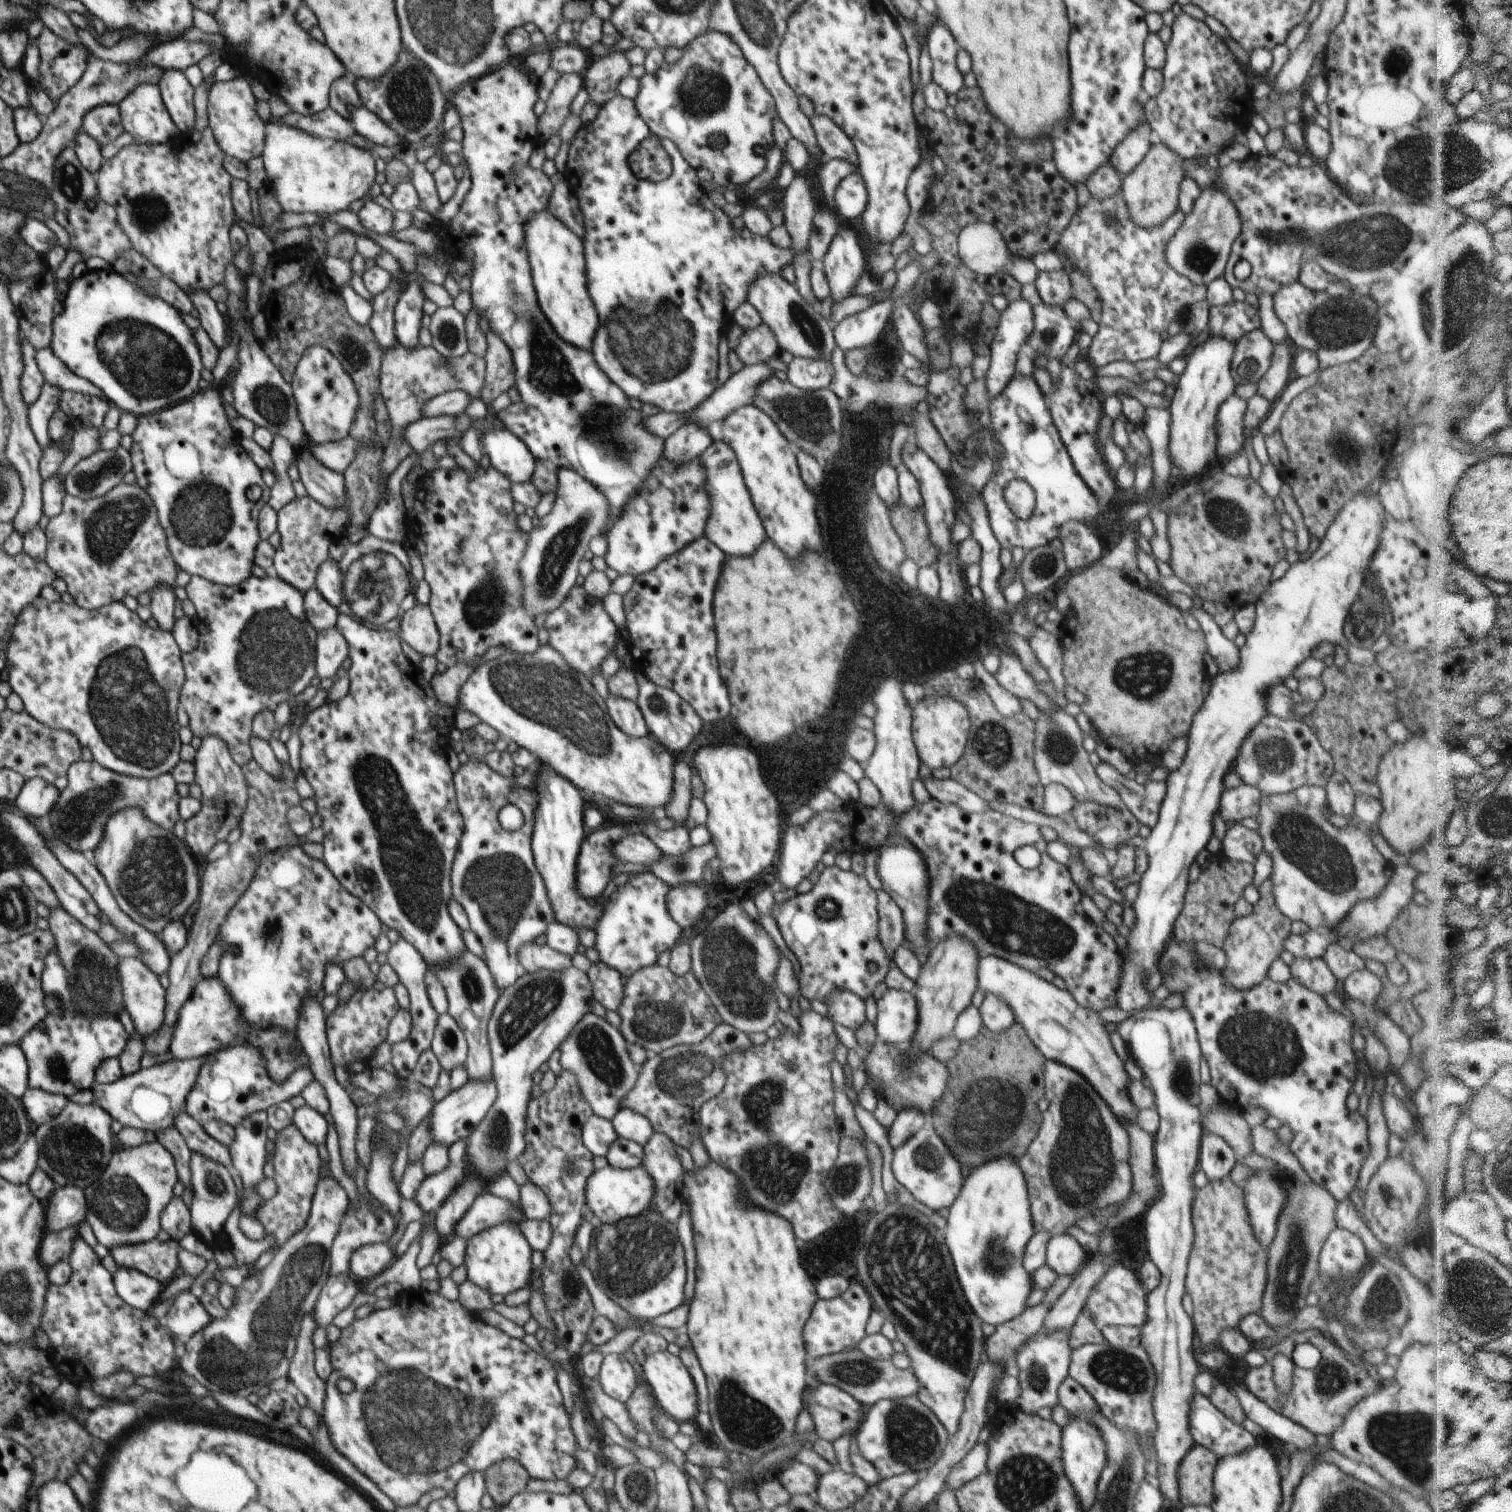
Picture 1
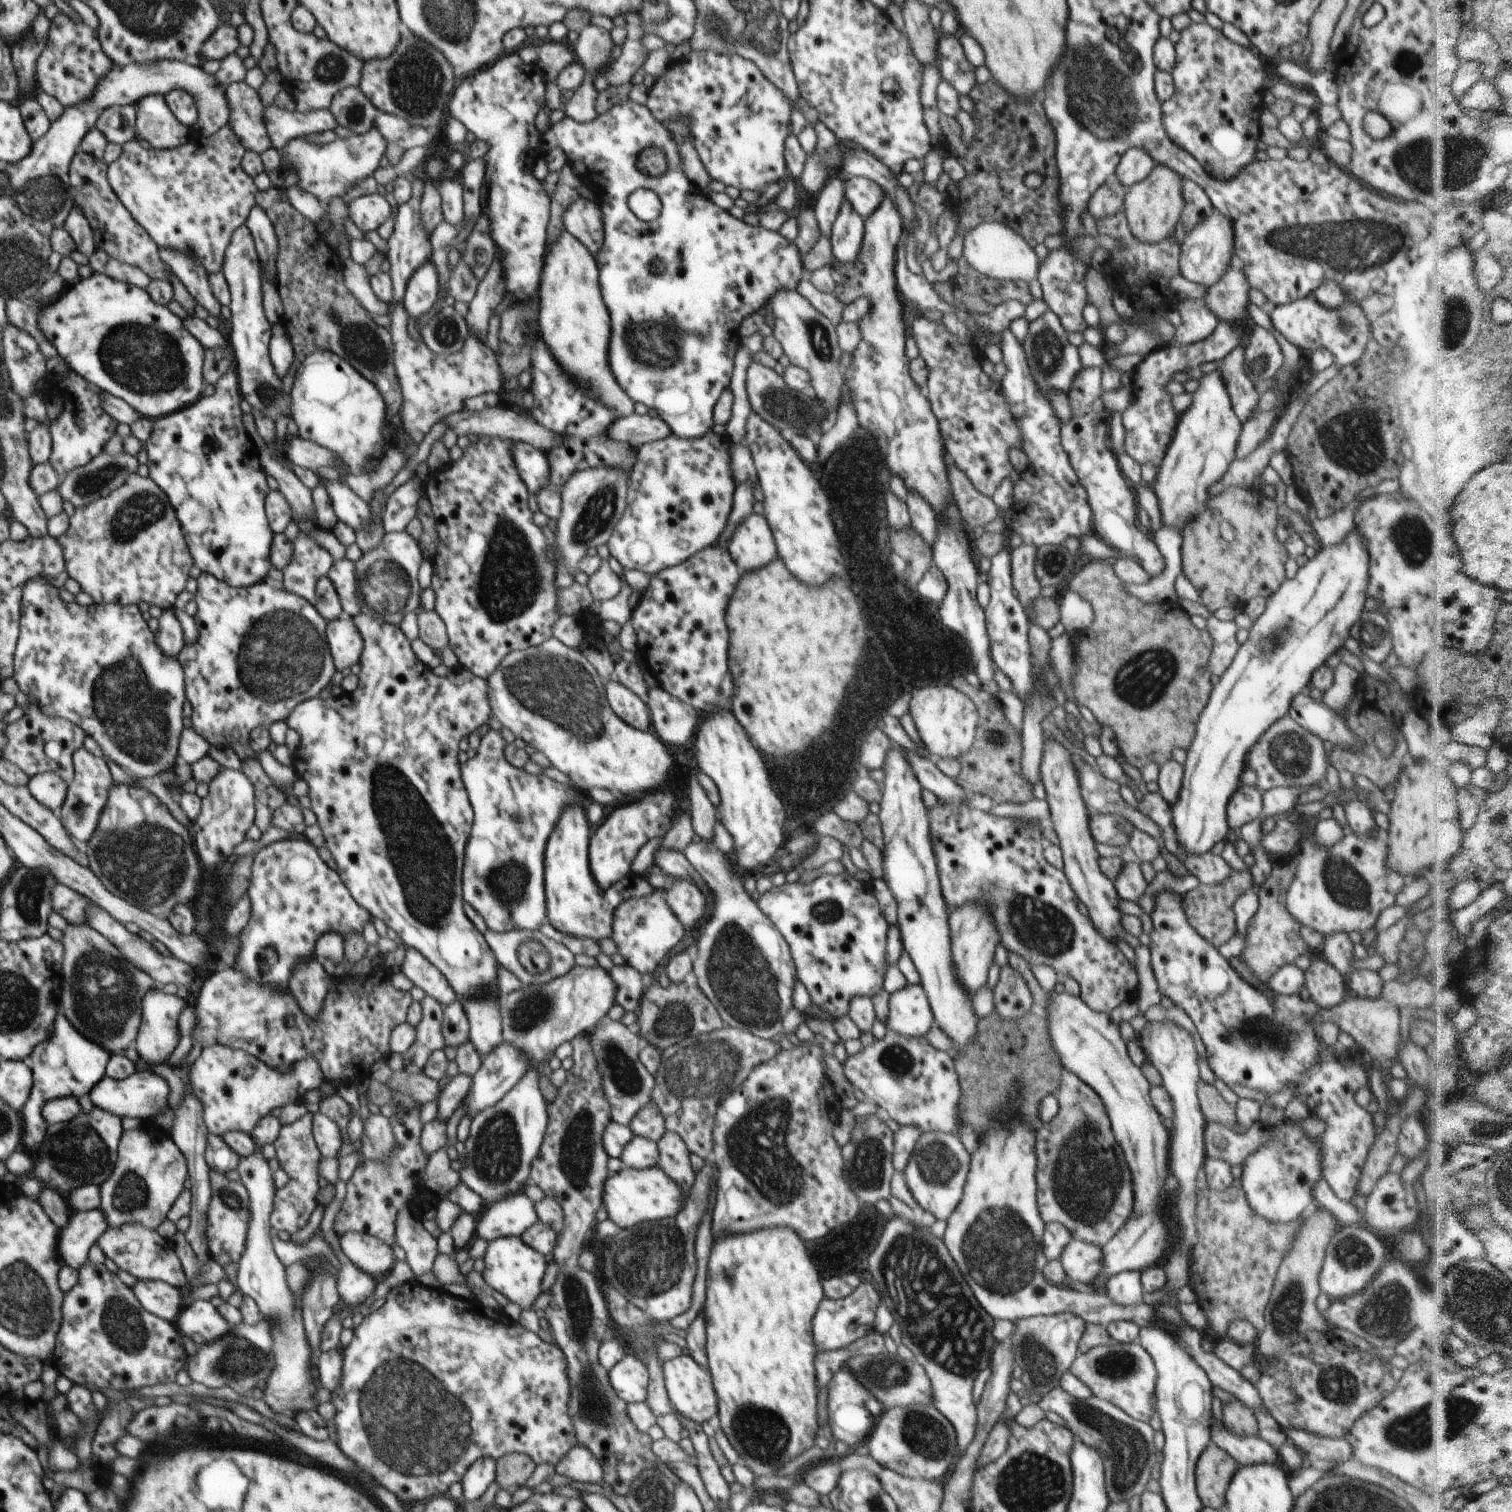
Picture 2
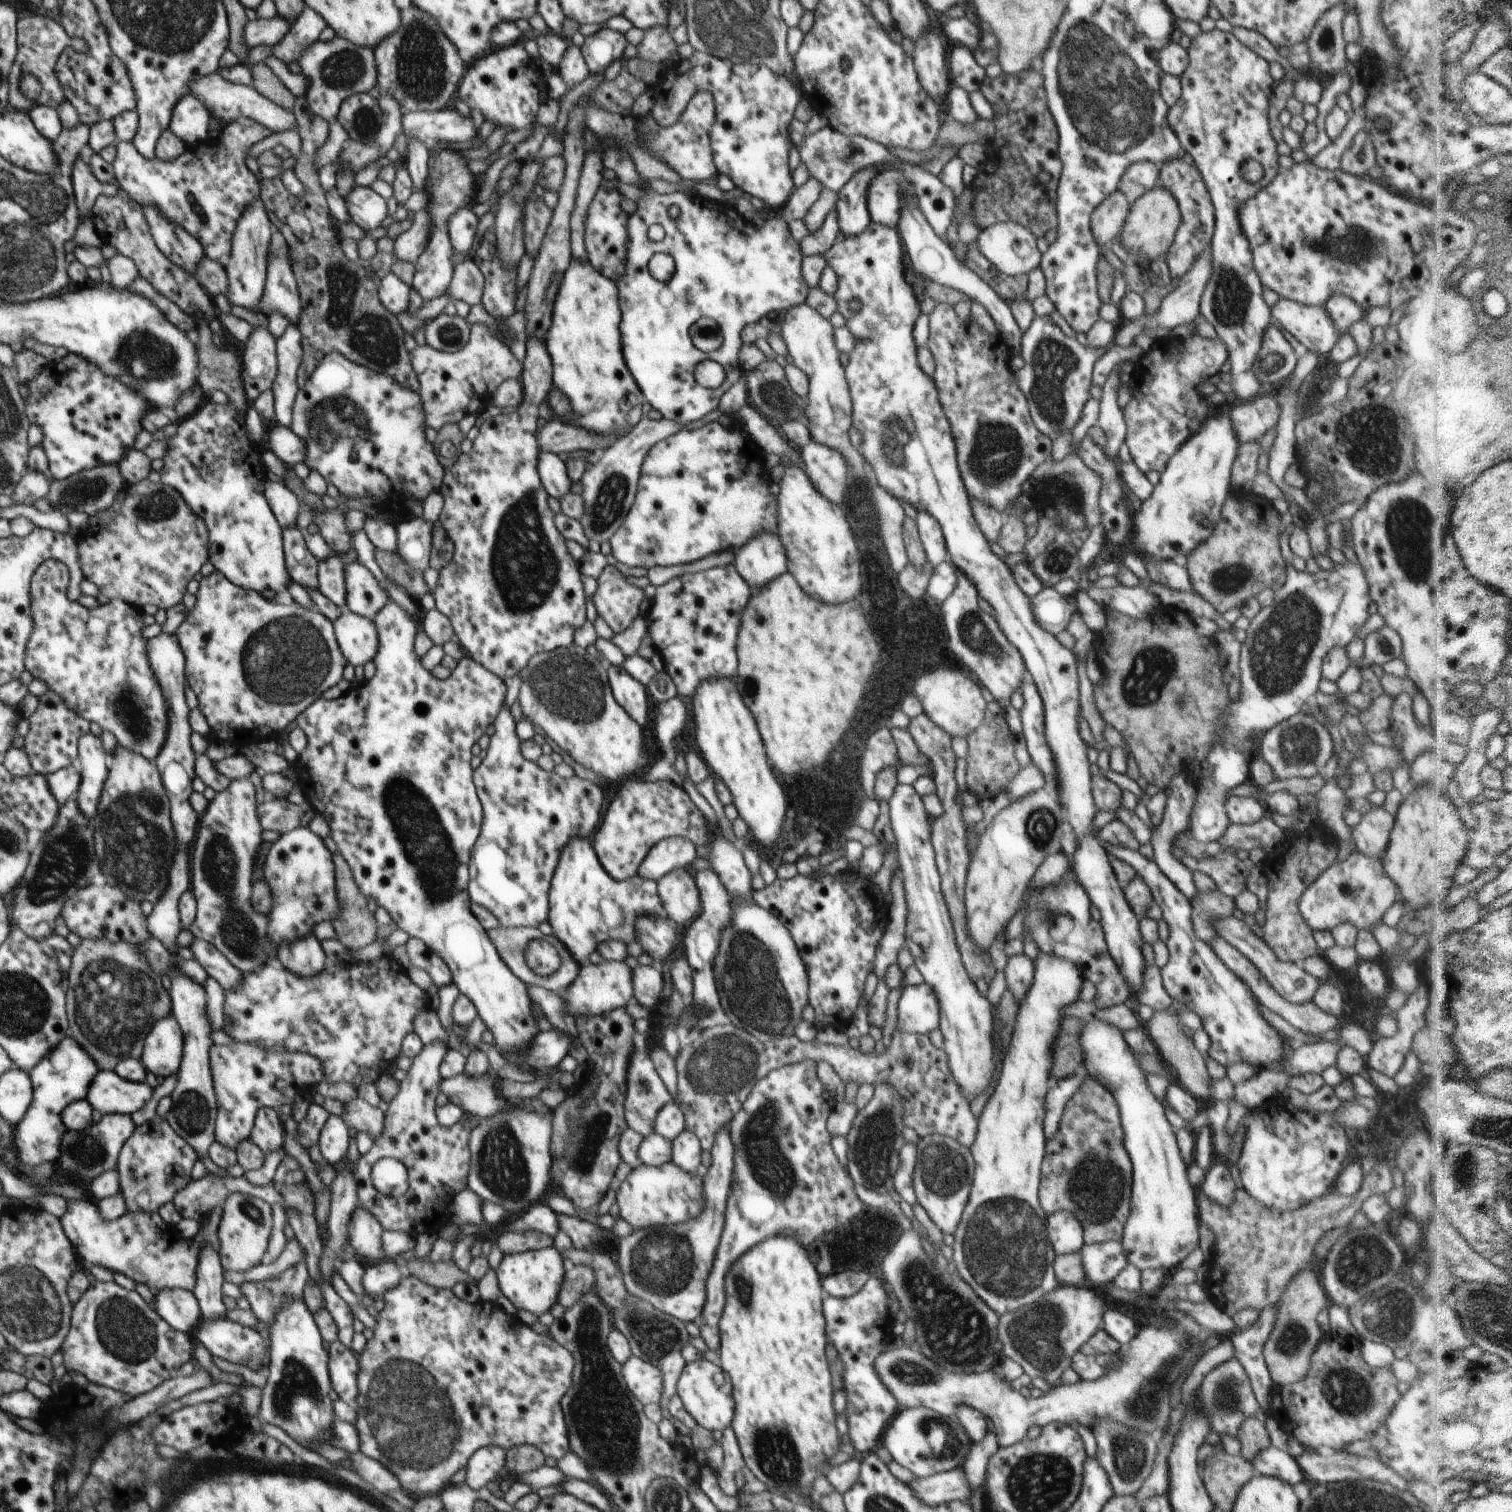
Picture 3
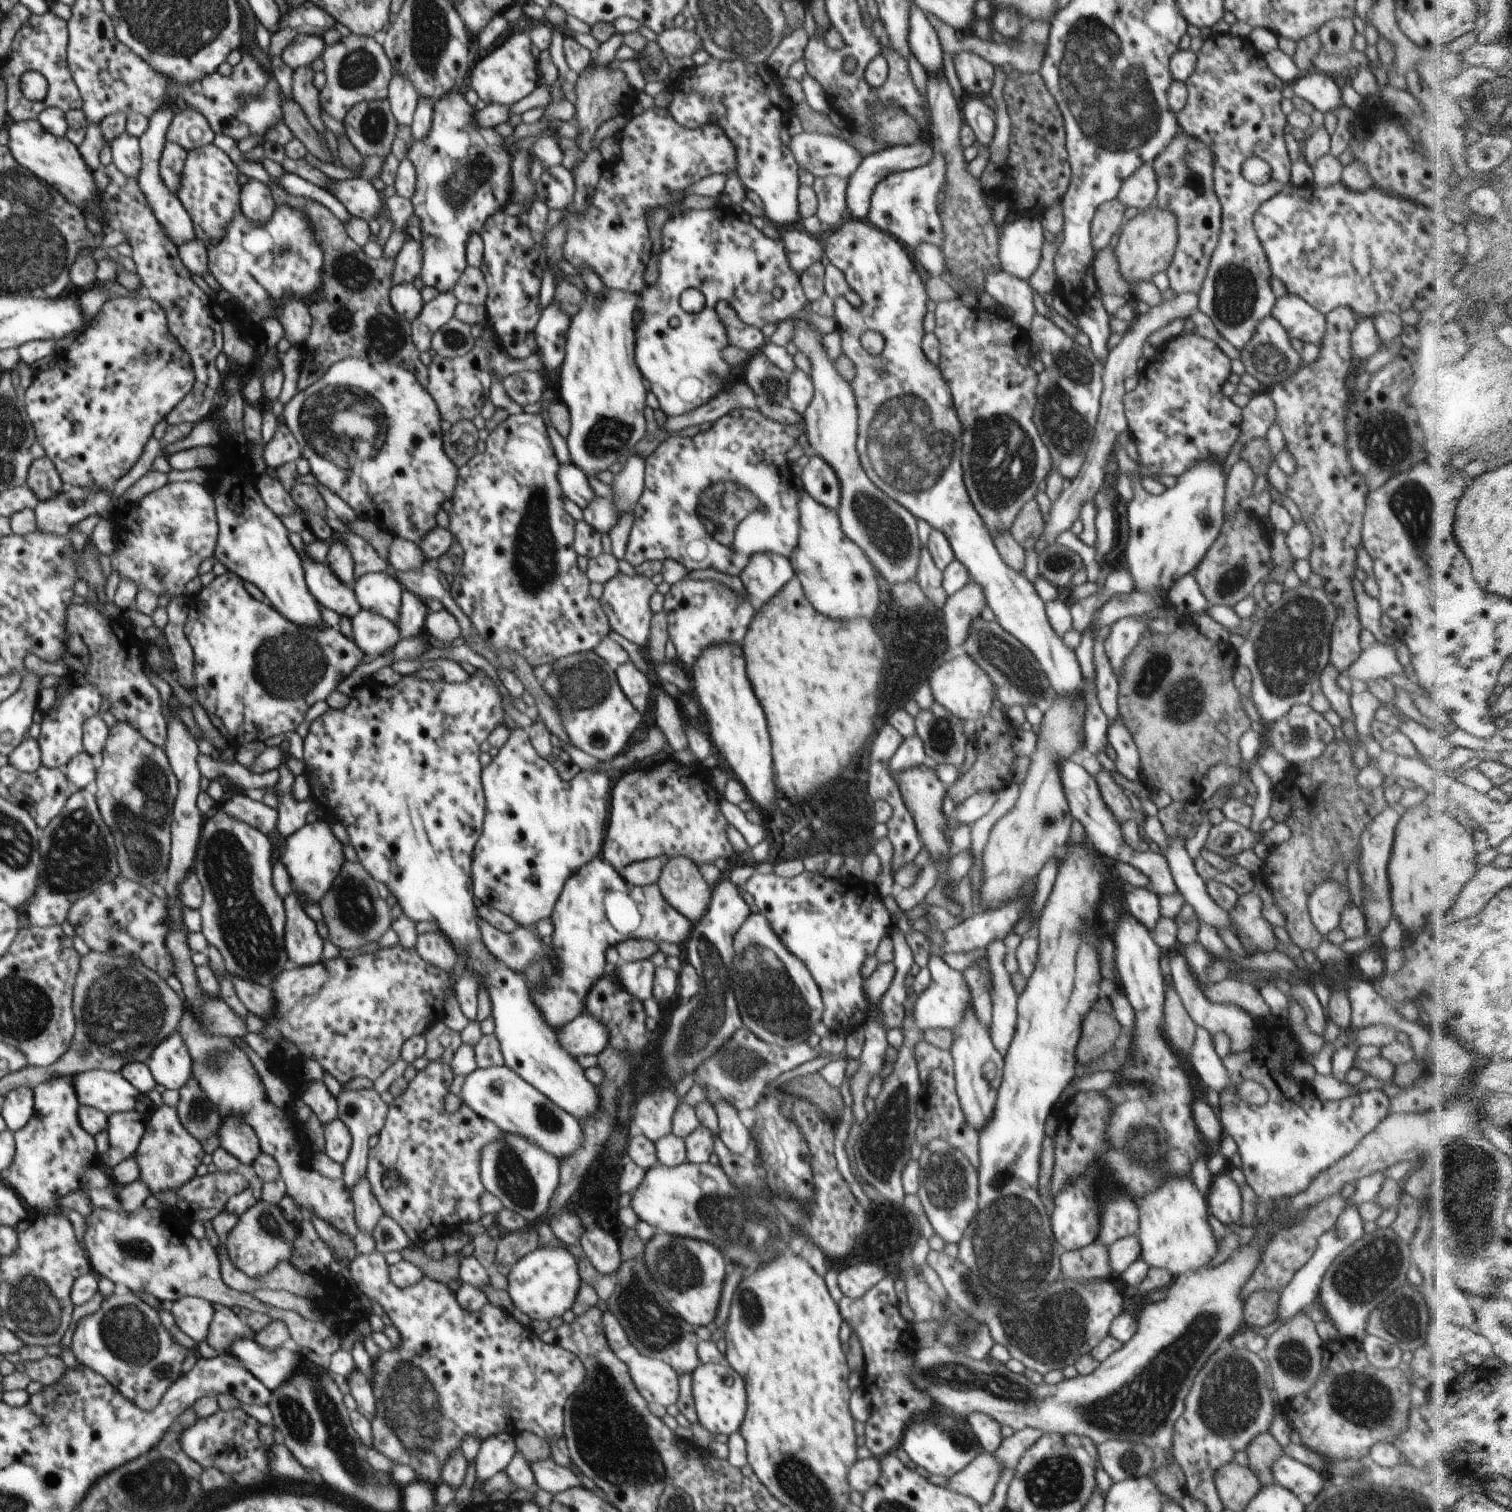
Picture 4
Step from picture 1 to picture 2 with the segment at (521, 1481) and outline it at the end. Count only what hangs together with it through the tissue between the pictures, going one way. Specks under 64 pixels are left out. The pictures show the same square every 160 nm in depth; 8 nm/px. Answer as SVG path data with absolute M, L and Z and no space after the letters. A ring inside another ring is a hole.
M510 1453L497 1460L496 1480L499 1488L514 1494L528 1482L537 1464L524 1453Z

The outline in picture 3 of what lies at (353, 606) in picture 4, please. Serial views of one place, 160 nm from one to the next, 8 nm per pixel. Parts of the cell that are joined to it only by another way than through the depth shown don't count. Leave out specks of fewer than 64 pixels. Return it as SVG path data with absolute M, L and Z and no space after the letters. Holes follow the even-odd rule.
M297 527L283 530L283 549L291 580L305 589L319 591L319 560L312 555Z

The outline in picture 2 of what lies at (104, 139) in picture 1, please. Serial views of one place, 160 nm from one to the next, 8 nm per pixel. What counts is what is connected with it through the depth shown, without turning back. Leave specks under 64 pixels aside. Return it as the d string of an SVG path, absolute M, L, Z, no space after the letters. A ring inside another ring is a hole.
M112 105L100 112L96 127L103 132L108 142L122 146L125 142L136 138L136 113L133 105Z

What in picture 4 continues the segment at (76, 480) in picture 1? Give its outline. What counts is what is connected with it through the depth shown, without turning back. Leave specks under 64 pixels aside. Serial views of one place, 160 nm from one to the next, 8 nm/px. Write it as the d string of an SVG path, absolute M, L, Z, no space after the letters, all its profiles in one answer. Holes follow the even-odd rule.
M72 485L64 486L62 492L56 499L38 501L33 508L37 530L47 535L60 535L66 537L70 535L71 527L75 527L88 516L98 514L107 516L107 512L112 506L112 493L100 492L98 488L76 487Z

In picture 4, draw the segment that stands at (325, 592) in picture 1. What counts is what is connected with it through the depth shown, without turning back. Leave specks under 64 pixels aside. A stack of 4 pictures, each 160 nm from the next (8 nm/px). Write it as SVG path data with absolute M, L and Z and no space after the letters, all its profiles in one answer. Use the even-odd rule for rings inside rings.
M391 571L365 574L353 587L362 609L395 623L399 620L403 588Z

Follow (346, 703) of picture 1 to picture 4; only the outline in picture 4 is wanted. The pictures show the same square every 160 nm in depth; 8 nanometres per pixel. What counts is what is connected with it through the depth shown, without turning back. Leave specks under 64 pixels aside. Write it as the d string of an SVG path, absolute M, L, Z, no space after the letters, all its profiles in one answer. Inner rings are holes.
M403 589L401 595L401 614L396 622L400 629L401 639L424 636L425 620L430 611L425 601L408 589ZM477 669L477 673L471 675L471 679L465 683L448 683L444 681L444 678L438 679L436 682L418 681L418 679L413 677L413 674L403 676L398 684L391 687L378 682L369 684L362 682L353 691L346 708L342 710L329 708L311 723L308 734L303 738L305 770L302 774L309 780L312 800L316 802L318 807L336 816L338 822L343 824L362 866L372 875L372 878L377 883L384 882L386 884L389 892L392 892L398 899L397 903L400 904L403 912L417 923L423 920L437 922L439 924L438 931L442 931L449 938L449 941L452 942L453 947L456 949L457 955L464 951L468 953L466 969L470 969L477 976L480 984L484 983L489 988L492 1001L491 1014L494 1017L495 1033L501 1046L505 1065L516 1072L518 1076L521 1076L528 1084L536 1088L536 1090L544 1092L544 1096L548 1096L554 1104L558 1104L560 1108L569 1112L574 1118L578 1120L590 1119L599 1112L598 1102L600 1102L600 1094L598 1094L596 1086L592 1082L588 1082L588 1078L584 1074L584 1068L578 1064L578 1060L574 1056L570 1056L560 1046L554 1030L548 1028L548 1024L544 1024L541 1012L533 1003L531 990L525 977L510 970L504 963L498 962L488 952L481 940L480 929L477 925L478 916L476 912L479 903L473 893L471 862L473 861L473 850L475 849L477 840L480 838L483 829L483 818L485 817L485 794L481 783L482 766L478 757L481 753L480 744L490 736L490 732L504 718L505 711L502 709L501 701L501 694L498 692L495 683L481 669Z

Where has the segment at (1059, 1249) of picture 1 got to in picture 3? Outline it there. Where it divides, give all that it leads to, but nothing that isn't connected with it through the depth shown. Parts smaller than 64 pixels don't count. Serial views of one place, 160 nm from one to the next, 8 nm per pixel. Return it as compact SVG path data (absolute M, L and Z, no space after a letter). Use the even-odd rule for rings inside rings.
M1121 1241L1086 1245L1079 1250L1085 1277L1092 1286L1112 1283L1116 1275L1129 1264Z

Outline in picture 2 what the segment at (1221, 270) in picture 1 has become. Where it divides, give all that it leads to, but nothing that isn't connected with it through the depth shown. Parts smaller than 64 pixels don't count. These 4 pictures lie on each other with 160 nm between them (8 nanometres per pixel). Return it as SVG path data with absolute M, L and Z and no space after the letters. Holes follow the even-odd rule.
M1214 211L1207 219L1196 225L1181 242L1179 256L1180 274L1194 284L1205 287L1216 284L1224 274L1226 267L1230 265L1234 250L1233 224L1222 213Z

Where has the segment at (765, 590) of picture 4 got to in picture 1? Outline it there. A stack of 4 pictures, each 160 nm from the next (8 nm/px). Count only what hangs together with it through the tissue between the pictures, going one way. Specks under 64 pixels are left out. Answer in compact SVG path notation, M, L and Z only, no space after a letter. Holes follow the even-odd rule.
M722 439L714 440L701 454L701 459L707 474L707 491L711 496L711 517L705 528L706 538L726 554L752 556L767 534L746 488L735 450Z

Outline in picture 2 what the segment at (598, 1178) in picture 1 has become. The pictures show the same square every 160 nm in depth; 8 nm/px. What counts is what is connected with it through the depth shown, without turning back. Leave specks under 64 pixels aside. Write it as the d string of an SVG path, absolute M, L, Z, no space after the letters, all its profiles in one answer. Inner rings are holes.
M658 1166L645 1169L622 1167L616 1174L609 1175L603 1190L603 1204L609 1219L621 1229L632 1228L638 1223L671 1219L683 1210L684 1200L681 1186Z

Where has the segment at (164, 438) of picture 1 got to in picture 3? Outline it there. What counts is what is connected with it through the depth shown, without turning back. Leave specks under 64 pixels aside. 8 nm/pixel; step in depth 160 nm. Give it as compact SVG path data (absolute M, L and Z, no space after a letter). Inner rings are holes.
M206 402L190 417L179 421L177 433L167 440L170 447L163 458L165 464L160 476L162 483L173 486L197 515L200 515L209 530L208 560L216 571L223 572L236 586L246 590L288 590L291 576L288 572L284 549L283 528L276 520L263 486L267 480L267 467L260 454L260 444L248 440L246 413L239 413L228 402L225 405Z

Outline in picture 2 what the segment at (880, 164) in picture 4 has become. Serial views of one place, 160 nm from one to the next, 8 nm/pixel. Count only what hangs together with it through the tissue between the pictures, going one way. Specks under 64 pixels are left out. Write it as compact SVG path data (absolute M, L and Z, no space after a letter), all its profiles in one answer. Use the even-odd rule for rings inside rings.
M844 197L838 216L833 222L831 249L834 261L839 265L853 263L862 246L865 233L865 219L854 209L852 203Z

